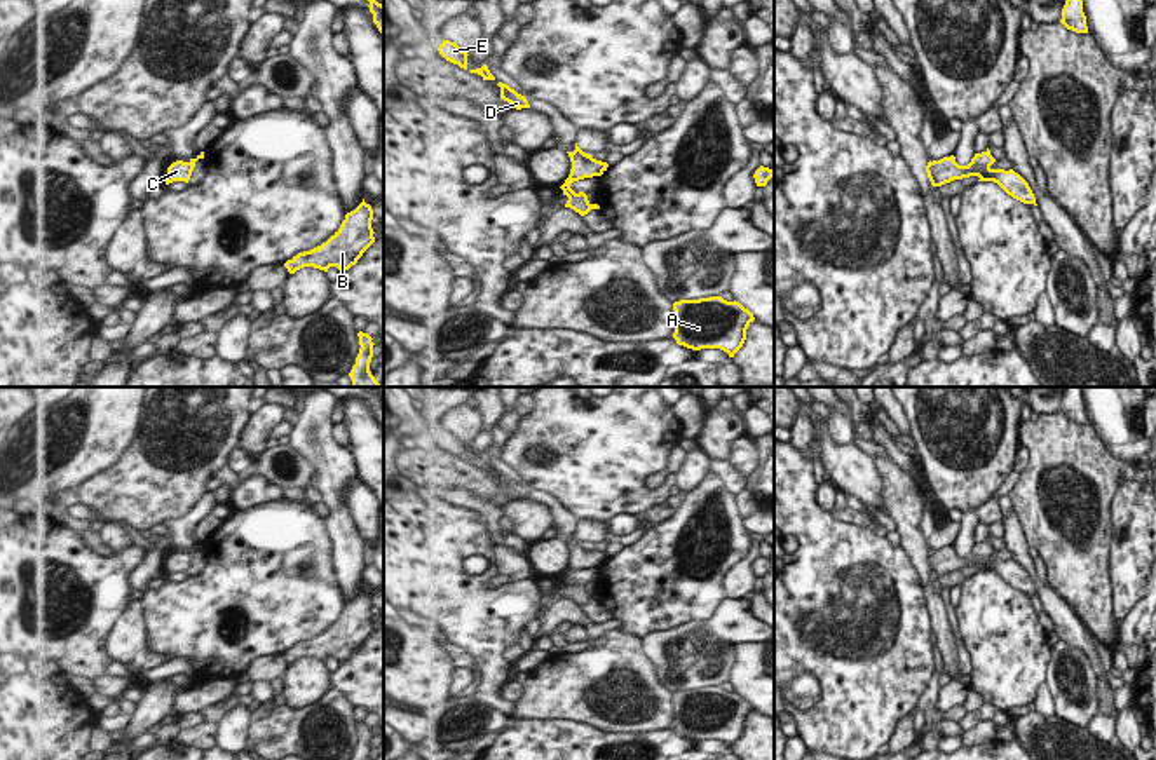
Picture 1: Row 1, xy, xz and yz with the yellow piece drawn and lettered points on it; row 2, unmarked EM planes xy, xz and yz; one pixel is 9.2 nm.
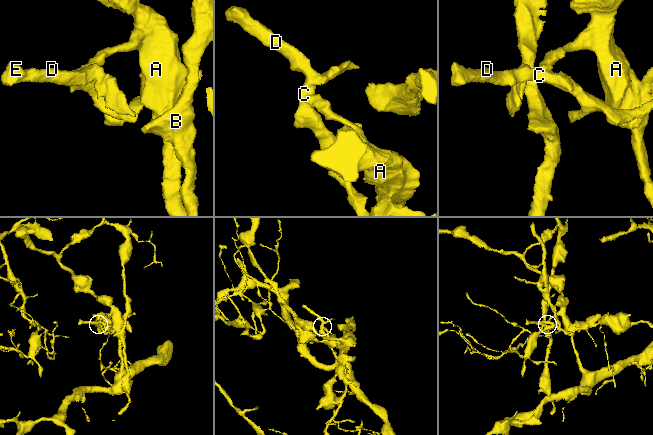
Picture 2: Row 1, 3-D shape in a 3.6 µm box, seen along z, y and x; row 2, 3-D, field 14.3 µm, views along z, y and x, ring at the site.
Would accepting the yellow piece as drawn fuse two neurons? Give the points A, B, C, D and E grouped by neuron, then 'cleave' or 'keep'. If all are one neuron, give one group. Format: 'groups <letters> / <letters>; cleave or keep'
groups A B / C D E; cleave

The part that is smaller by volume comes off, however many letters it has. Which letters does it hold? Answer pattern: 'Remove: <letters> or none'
Remove: C, D, E

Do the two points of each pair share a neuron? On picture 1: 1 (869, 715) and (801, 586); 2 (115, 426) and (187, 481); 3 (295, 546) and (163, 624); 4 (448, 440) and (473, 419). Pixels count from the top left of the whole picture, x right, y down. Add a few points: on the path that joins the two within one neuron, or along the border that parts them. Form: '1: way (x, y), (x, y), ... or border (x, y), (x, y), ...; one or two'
1: way (888, 656), (898, 579), (860, 560); one
2: border (143, 405), (136, 438), (108, 471); two
3: way (262, 577), (239, 600), (196, 619); one
4: border (440, 420), (445, 429), (454, 431), (468, 445); two

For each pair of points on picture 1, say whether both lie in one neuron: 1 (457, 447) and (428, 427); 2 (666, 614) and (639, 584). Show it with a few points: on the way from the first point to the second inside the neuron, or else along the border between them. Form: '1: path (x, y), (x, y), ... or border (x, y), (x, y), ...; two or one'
1: path (450, 441), (435, 431); one
2: path (661, 607), (646, 591); one

